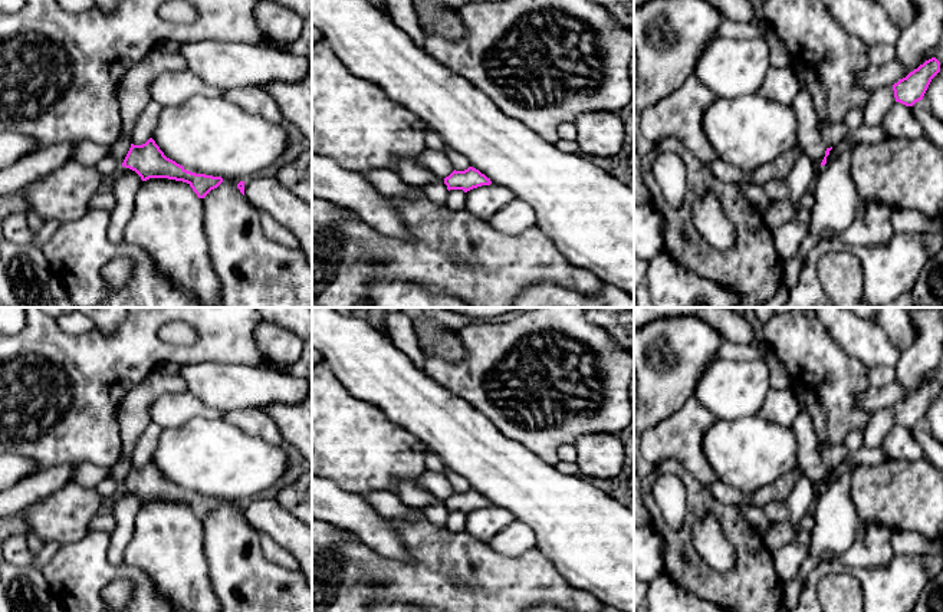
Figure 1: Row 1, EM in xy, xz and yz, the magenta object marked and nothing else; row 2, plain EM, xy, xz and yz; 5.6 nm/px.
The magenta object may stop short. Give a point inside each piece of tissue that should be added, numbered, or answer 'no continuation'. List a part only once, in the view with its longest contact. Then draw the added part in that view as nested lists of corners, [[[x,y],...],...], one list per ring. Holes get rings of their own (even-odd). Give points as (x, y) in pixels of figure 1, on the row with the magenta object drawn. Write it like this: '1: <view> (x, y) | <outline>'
no continuation

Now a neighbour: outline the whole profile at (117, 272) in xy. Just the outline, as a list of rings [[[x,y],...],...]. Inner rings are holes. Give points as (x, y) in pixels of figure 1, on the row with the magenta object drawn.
[[[116,257],[104,269],[104,279],[111,287],[122,287],[131,277],[134,264],[125,257]]]

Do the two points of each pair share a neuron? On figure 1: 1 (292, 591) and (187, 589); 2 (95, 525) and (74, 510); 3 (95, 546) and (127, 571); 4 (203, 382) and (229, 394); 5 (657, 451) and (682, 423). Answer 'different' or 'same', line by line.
1: different
2: different
3: same
4: same
5: same

